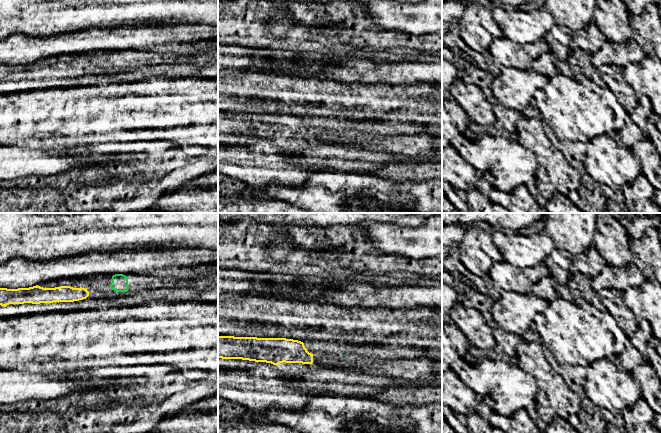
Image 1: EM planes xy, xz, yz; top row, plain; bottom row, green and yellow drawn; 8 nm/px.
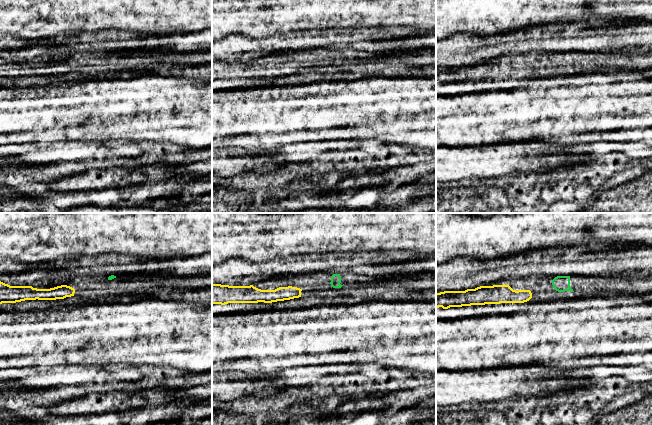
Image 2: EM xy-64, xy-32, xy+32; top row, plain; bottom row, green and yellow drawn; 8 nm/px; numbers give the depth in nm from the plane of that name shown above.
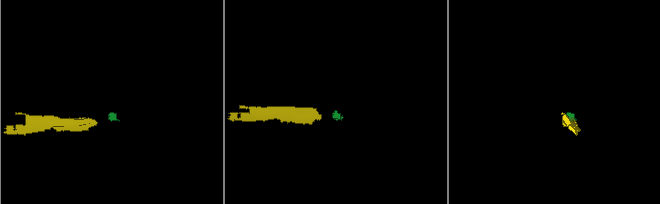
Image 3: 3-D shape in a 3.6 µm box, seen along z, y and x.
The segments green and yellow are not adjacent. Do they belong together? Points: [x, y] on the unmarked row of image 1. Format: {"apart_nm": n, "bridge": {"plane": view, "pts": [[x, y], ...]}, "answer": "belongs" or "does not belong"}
{"apart_nm": 180, "bridge": {"plane": "xy", "pts": [[110, 63], [88, 68]]}, "answer": "belongs"}

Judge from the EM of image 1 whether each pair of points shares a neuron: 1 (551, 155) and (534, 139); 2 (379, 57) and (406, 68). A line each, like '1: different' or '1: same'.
1: same
2: different

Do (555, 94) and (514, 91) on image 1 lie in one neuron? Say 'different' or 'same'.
different

